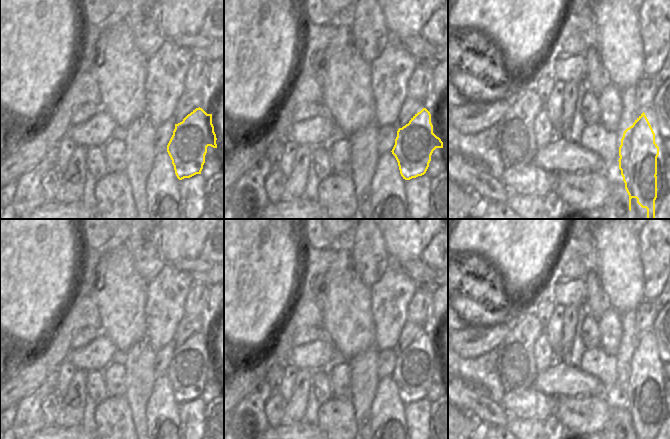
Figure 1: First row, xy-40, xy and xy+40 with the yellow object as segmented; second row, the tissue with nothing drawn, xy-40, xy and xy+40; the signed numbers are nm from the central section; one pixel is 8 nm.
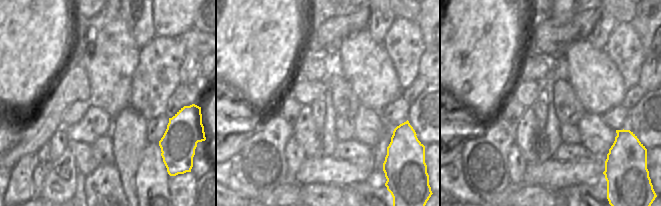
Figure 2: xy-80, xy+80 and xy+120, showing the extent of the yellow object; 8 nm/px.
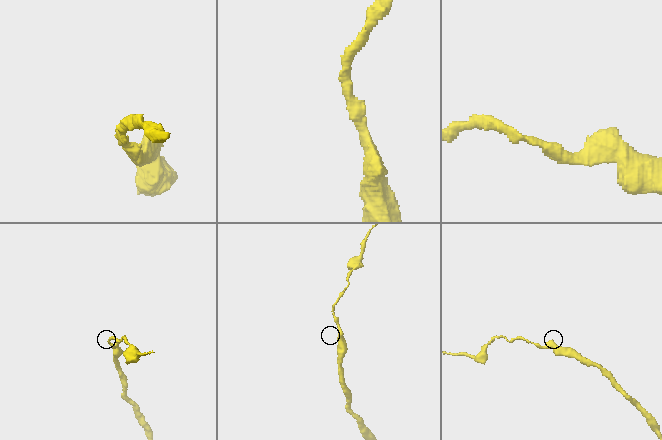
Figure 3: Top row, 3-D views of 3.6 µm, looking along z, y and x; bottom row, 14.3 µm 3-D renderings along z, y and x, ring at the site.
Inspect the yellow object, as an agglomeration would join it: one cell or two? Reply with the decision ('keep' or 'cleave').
cleave

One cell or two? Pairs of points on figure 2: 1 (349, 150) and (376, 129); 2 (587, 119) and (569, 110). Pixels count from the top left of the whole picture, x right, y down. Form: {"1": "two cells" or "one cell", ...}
{"1": "one cell", "2": "two cells"}

